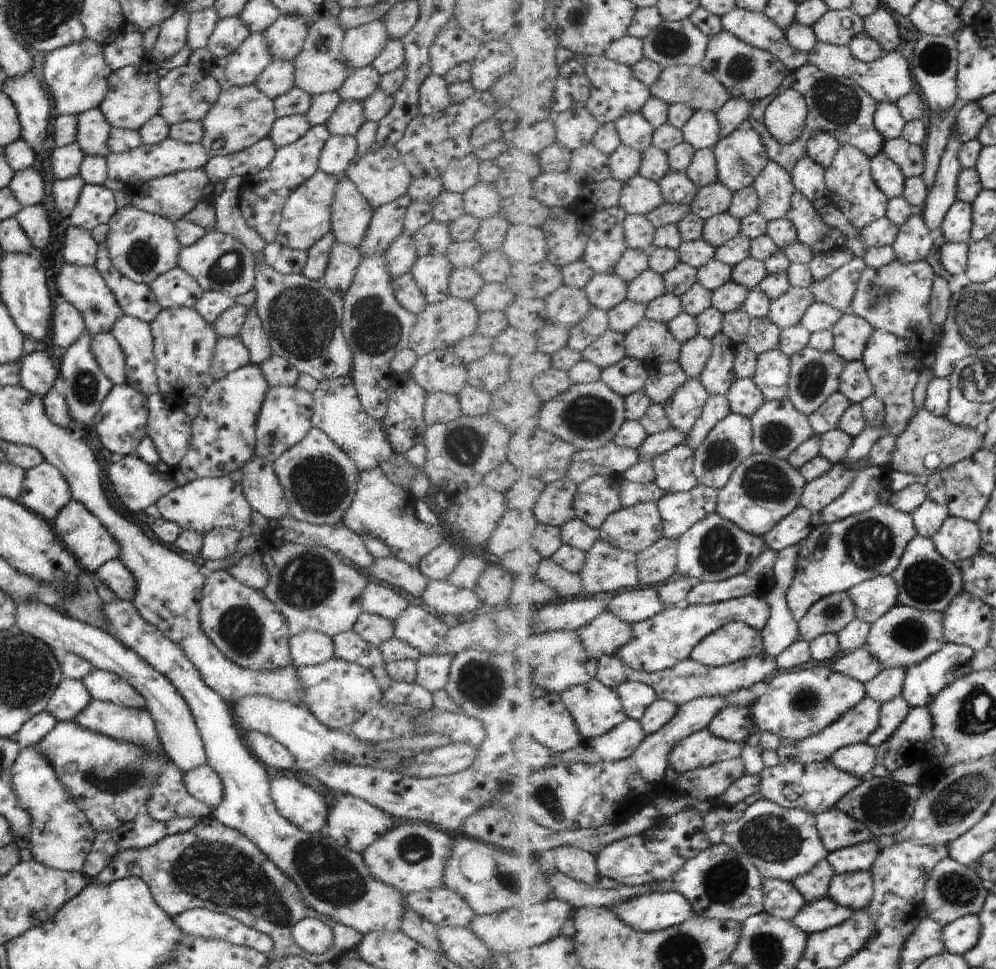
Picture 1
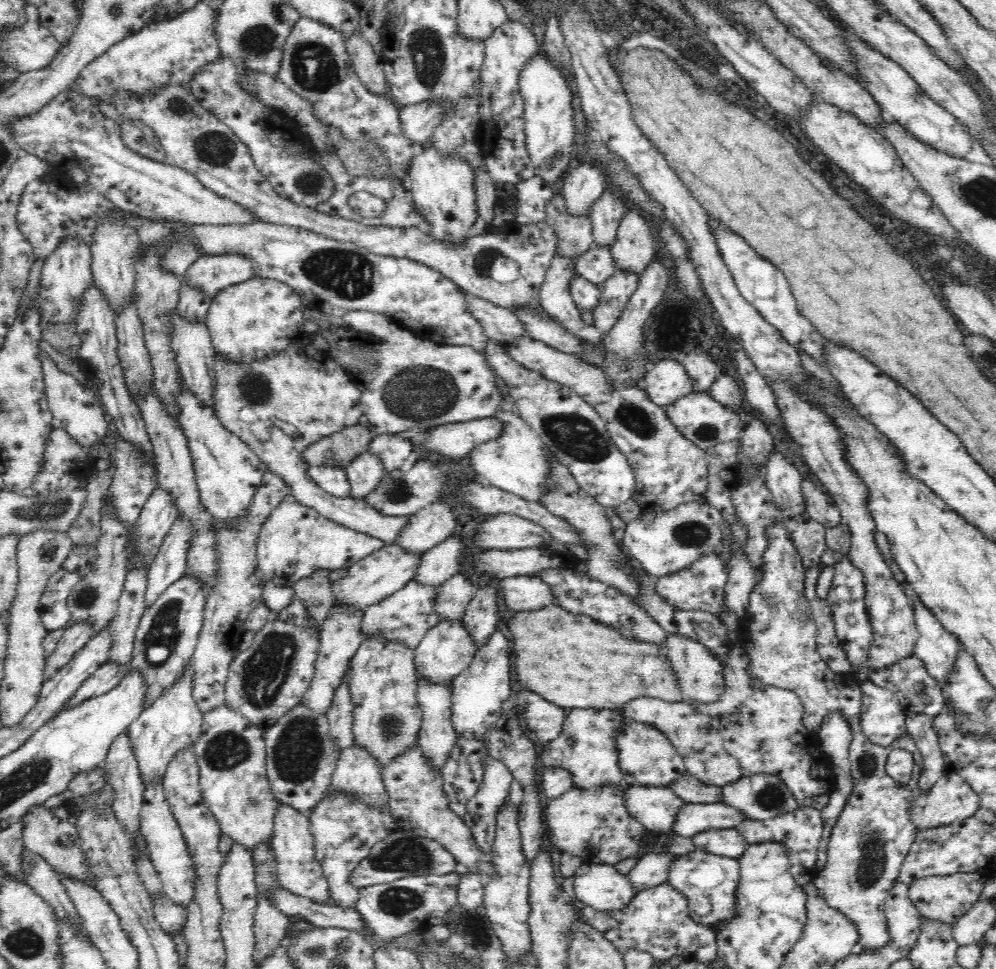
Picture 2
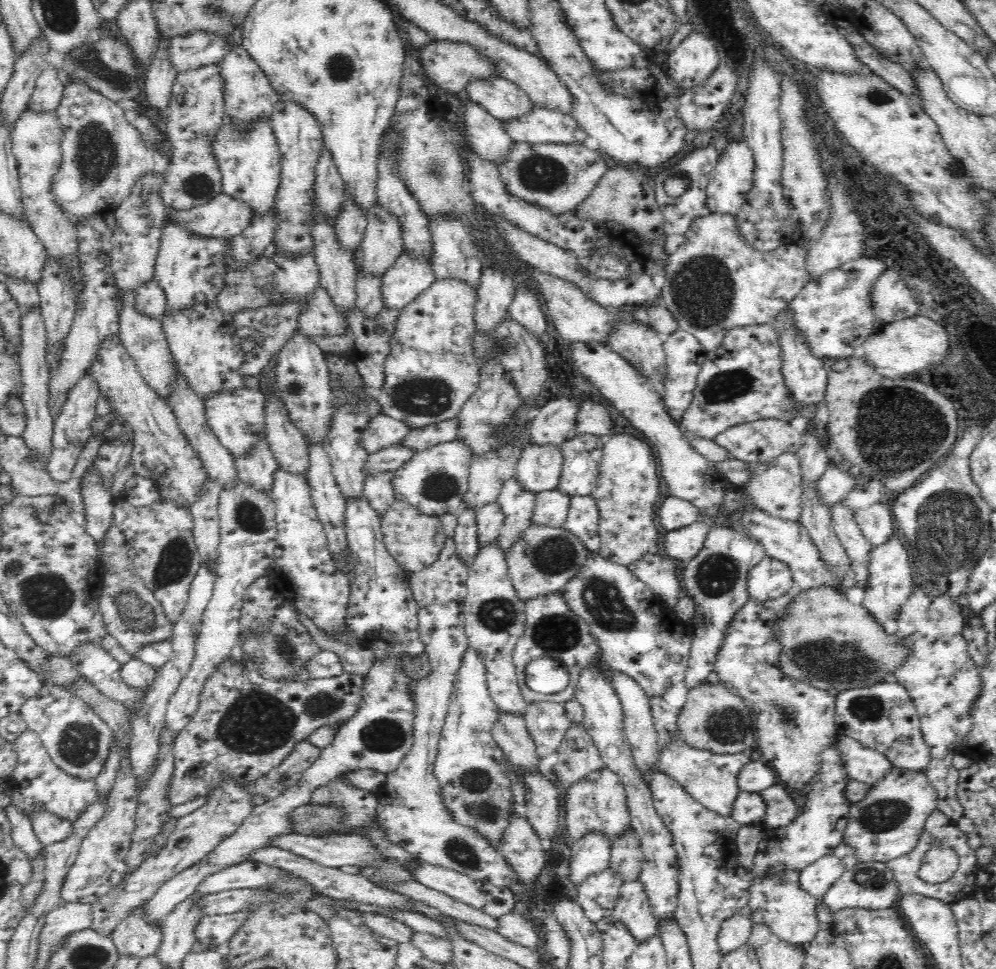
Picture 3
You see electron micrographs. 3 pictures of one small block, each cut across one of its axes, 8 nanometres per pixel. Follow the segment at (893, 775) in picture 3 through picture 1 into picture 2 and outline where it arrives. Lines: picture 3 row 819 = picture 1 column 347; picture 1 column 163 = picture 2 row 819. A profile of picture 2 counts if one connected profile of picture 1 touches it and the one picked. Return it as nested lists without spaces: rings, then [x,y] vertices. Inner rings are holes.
[[[630,786],[628,789],[626,806],[634,818],[654,835],[658,833],[673,835],[678,815],[682,814],[689,802],[682,800],[670,787]]]

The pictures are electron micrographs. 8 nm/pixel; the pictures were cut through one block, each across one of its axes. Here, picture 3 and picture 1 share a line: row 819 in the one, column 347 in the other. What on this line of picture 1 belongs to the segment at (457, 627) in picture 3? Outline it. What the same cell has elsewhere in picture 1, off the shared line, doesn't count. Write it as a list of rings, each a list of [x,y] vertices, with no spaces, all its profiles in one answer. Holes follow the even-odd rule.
[[[347,375],[318,382],[317,389],[312,393],[310,422],[353,460],[358,472],[380,467],[391,456],[382,424],[361,409],[356,388]]]

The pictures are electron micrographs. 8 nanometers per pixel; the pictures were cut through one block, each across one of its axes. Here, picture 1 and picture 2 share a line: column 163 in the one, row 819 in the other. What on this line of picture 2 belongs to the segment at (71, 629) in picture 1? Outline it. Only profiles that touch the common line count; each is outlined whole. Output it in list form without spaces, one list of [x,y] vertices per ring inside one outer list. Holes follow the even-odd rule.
[[[723,800],[715,803],[689,803],[682,814],[678,815],[674,834],[694,839],[697,834],[710,830],[738,829],[750,820],[748,815],[727,805]]]

